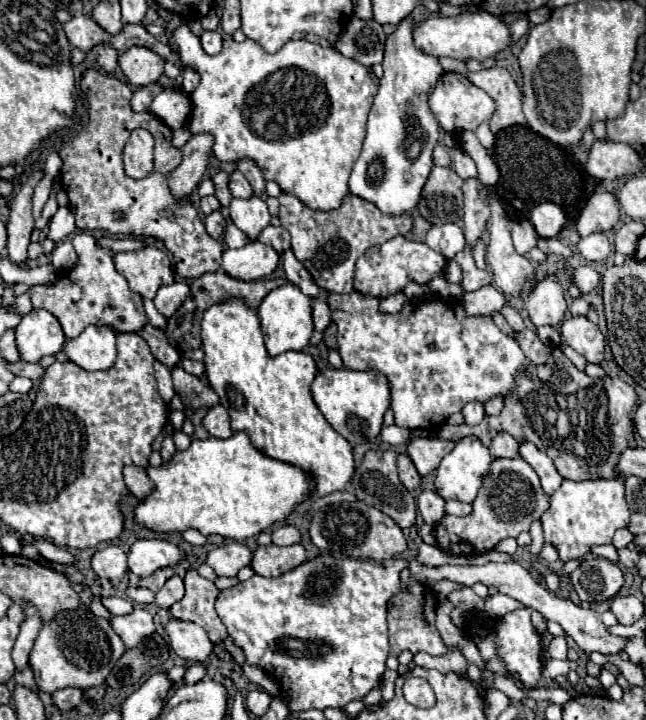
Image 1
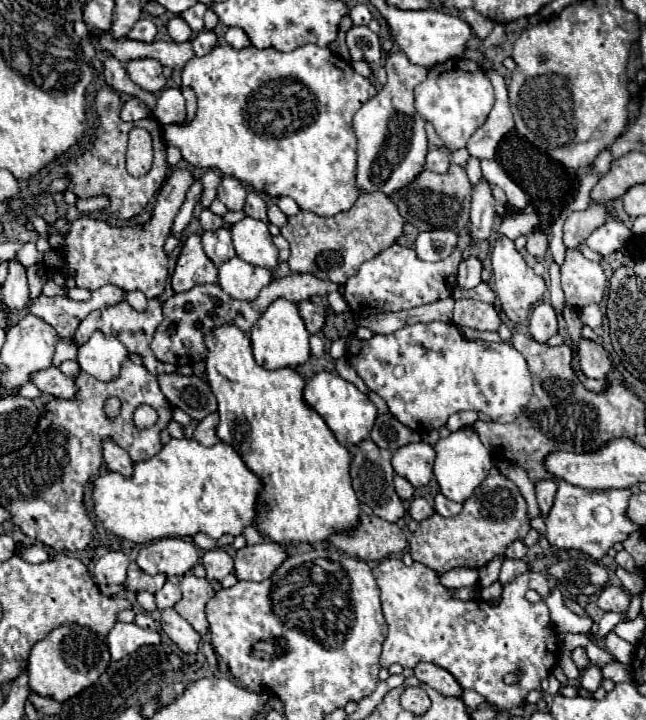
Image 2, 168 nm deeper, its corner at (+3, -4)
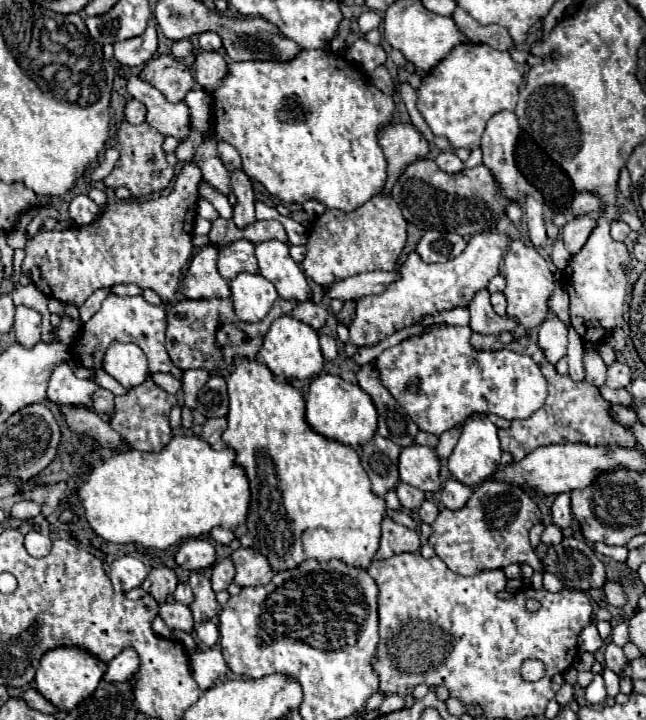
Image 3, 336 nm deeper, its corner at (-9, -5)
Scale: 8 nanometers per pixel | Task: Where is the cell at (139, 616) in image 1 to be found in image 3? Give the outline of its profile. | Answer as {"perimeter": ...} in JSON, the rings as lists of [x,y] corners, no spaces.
{"perimeter":[[[124,649],[120,655],[116,655],[108,663],[108,671],[104,675],[104,681],[108,681],[108,683],[124,683],[134,675],[138,665],[140,665],[140,661],[138,661],[136,651],[134,649]]]}

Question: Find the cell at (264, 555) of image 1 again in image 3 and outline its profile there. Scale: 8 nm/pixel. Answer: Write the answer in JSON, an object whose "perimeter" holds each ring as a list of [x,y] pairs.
{"perimeter":[[[240,547],[230,555],[234,567],[236,567],[236,577],[234,583],[238,587],[258,587],[258,585],[266,585],[274,571],[270,567],[270,563],[266,561],[264,555],[260,555],[254,549],[246,549]]]}

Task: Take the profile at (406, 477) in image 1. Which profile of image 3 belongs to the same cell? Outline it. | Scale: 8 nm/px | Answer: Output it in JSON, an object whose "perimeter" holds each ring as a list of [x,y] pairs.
{"perimeter":[[[398,483],[396,487],[396,495],[400,499],[400,505],[402,509],[406,511],[412,511],[412,509],[418,509],[424,501],[424,493],[412,485],[406,485],[406,483]]]}

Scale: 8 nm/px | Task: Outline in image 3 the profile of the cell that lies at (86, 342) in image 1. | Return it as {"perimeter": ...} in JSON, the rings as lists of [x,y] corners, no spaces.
{"perimeter":[[[112,343],[104,357],[104,371],[126,389],[144,383],[150,375],[148,359],[134,343]]]}

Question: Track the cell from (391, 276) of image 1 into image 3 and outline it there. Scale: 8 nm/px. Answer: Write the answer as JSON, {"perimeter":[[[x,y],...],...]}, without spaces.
{"perimeter":[[[478,233],[468,241],[466,249],[458,257],[446,263],[428,265],[416,253],[410,253],[406,263],[398,269],[398,281],[394,281],[380,295],[368,295],[358,299],[356,317],[350,325],[350,343],[354,343],[356,347],[374,347],[392,333],[404,327],[412,327],[424,315],[436,315],[442,311],[450,311],[454,307],[468,307],[472,297],[480,289],[484,289],[494,275],[498,275],[498,267],[506,253],[506,247],[506,235]]]}

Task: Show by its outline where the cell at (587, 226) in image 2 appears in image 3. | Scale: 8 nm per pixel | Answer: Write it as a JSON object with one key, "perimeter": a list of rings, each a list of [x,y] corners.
{"perimeter":[[[588,215],[576,217],[562,227],[562,241],[564,241],[570,255],[576,255],[584,247],[586,239],[594,227],[596,227],[596,221]]]}

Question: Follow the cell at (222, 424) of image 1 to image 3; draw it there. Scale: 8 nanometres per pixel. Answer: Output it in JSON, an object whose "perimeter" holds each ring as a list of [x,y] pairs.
{"perimeter":[[[218,417],[218,419],[208,419],[204,425],[202,425],[202,439],[216,451],[224,449],[226,443],[222,441],[222,431],[226,429],[226,419],[224,417]]]}

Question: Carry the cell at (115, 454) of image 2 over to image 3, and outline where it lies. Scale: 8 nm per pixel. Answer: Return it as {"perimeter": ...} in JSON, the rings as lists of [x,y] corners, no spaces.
{"perimeter":[[[58,405],[58,407],[62,413],[62,419],[68,423],[70,431],[90,435],[90,437],[98,439],[106,449],[116,451],[122,437],[108,425],[108,421],[104,421],[100,415],[96,415],[94,411],[90,411],[86,407],[76,407],[76,405]]]}

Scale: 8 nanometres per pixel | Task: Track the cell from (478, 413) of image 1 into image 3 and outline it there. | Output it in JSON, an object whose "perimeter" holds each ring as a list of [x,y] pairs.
{"perimeter":[[[454,427],[454,429],[450,429],[450,431],[446,431],[446,433],[440,435],[438,445],[434,447],[438,459],[448,459],[448,457],[450,457],[450,453],[452,453],[458,437],[460,437],[460,429],[462,429],[462,427]]]}

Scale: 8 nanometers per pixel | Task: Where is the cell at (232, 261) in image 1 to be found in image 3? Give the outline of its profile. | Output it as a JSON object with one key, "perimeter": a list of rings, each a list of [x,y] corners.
{"perimeter":[[[240,273],[236,279],[232,279],[230,291],[236,317],[248,323],[262,321],[278,299],[276,287],[268,279],[252,273]]]}

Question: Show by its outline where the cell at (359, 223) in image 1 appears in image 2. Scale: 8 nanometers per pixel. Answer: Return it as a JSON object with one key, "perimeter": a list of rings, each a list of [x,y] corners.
{"perimeter":[[[360,194],[356,204],[348,212],[340,212],[330,218],[322,218],[310,212],[298,212],[290,216],[280,228],[280,234],[290,244],[288,266],[292,272],[314,274],[320,280],[344,286],[350,276],[358,272],[362,262],[374,258],[380,250],[388,248],[402,234],[406,220],[400,216],[396,204],[380,194]]]}

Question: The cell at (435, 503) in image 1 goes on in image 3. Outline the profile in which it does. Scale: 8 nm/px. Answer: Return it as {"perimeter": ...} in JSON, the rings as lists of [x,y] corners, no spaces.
{"perimeter":[[[424,501],[422,505],[420,505],[420,509],[418,509],[418,515],[420,515],[420,519],[424,521],[424,523],[434,523],[434,519],[438,517],[438,513],[440,513],[440,509],[438,509],[438,505],[436,503],[432,503],[432,501]]]}

